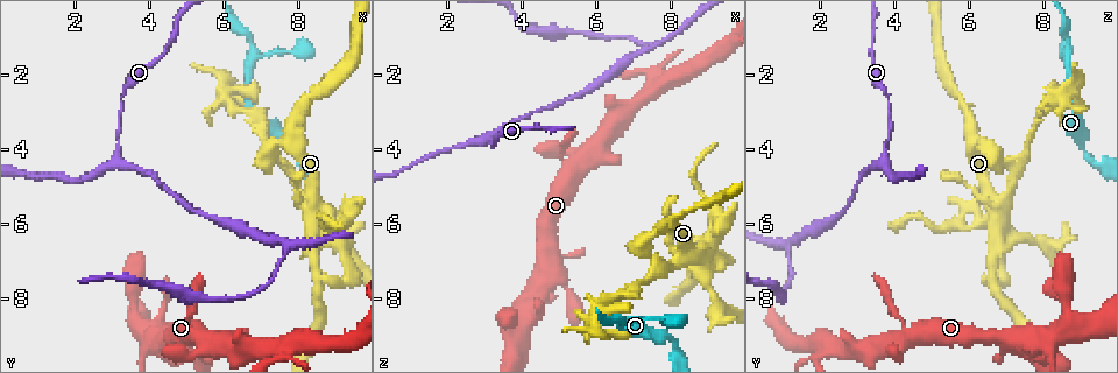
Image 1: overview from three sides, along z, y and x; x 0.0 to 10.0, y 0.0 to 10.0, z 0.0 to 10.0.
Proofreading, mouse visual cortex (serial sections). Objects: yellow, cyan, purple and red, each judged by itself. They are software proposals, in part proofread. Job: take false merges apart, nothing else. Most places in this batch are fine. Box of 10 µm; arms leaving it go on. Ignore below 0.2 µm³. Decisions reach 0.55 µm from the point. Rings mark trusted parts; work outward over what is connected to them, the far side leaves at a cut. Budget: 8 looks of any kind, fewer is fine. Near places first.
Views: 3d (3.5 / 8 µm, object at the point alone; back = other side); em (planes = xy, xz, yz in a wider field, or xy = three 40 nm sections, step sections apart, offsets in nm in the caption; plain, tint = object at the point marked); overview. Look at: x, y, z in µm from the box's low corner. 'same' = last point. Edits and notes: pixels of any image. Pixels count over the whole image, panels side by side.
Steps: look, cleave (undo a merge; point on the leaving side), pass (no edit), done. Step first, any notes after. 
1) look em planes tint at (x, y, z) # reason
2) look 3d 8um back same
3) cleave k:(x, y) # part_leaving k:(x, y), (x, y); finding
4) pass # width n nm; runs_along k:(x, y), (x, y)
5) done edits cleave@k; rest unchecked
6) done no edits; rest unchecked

look 3d 3.5um at (6.75, 1.30, 8.65) # narrows sharply

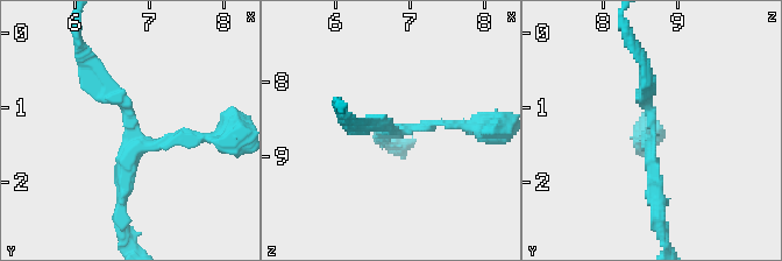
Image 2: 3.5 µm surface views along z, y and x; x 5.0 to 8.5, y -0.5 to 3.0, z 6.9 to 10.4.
look em xy step 3 tint at (6.80, 1.25, 8.65) # shape alone is not enough

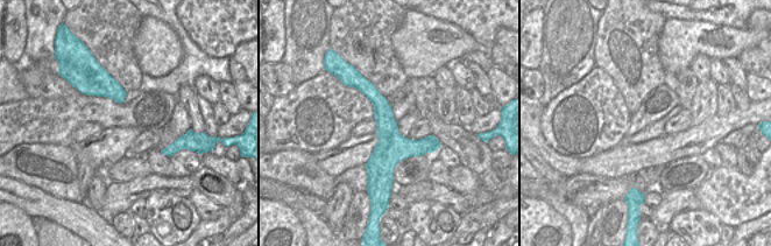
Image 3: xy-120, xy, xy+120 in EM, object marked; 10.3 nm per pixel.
pass # runs_along 2:(119, 206), (129, 113), (86, 71); one cell here

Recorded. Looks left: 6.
look 3d 3.5um back at (8.75, 5.80, 6.85)

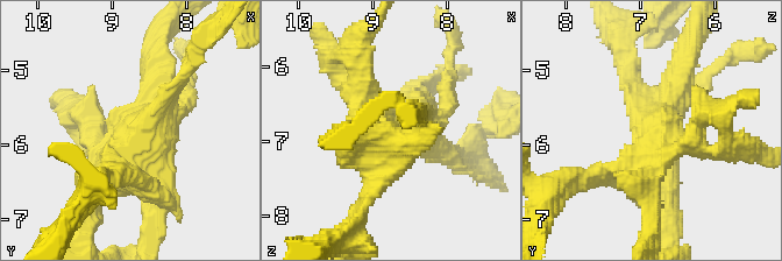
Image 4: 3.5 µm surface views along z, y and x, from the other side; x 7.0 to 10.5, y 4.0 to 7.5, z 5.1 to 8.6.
look em xy step 2 tint at (8.75, 5.85, 6.85)

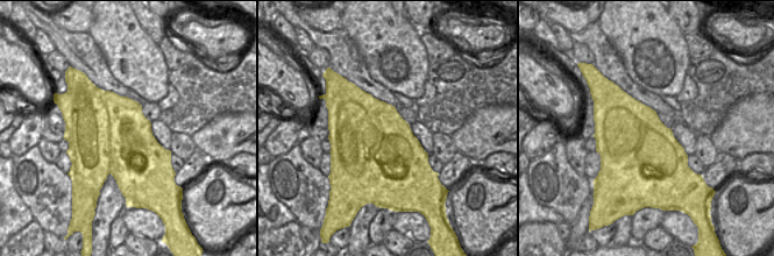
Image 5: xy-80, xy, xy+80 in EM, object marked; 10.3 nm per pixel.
cleave 4:(180, 77) # part_leaving 4:(140, 136), (100, 175); two cells meet here

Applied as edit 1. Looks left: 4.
look overview # redraw

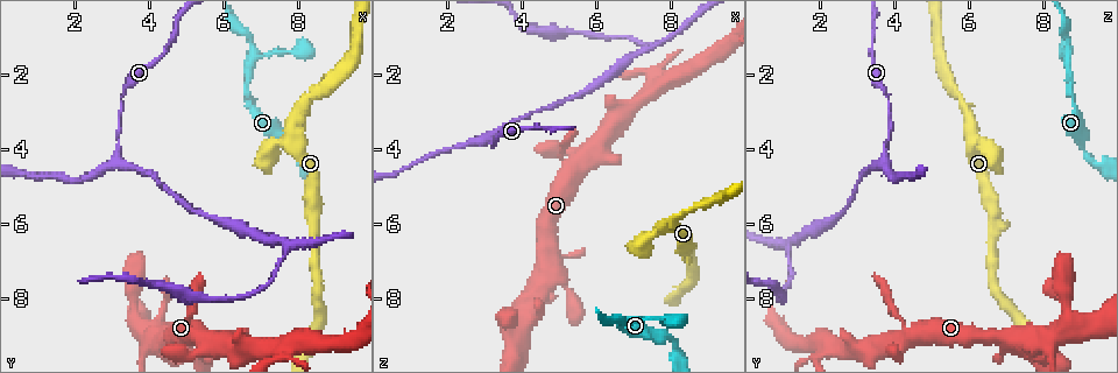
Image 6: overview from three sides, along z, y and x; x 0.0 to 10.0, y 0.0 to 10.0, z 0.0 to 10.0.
look 3d 3.5um at (3.10, 4.25, 3.70) # arms part here

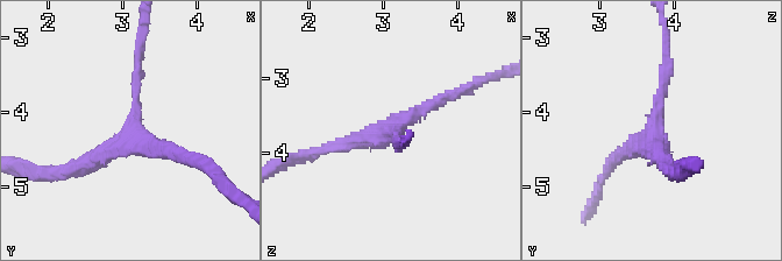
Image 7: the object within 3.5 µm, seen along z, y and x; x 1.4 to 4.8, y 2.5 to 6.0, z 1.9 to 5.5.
look em xy step 5 tint at (3.15, 4.20, 3.70) # need the tissue

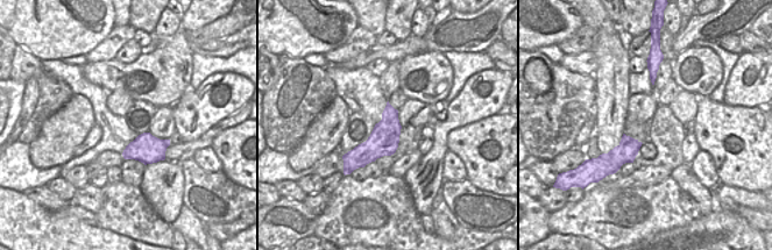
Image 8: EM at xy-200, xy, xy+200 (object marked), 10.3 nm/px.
pass # runs_along 7:(136, 55), (133, 138), (190, 159); continuous, no second cell

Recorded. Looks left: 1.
look 3d 3.5um at (7.65, 6.55, 1.25) # three-way junction

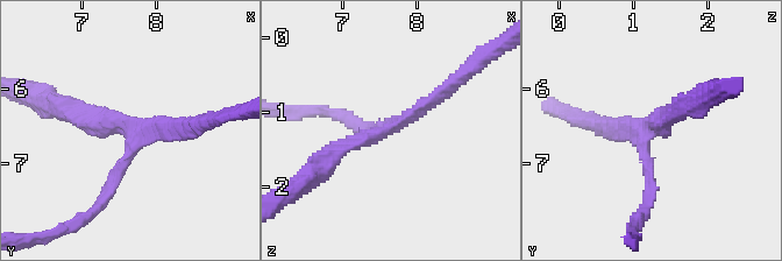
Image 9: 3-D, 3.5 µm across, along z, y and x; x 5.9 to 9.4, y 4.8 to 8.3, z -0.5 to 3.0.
pass # arm_widths 150, 200, 200 nm; continuous, no second cell

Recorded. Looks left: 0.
done edits cleave@4; rest unchecked

